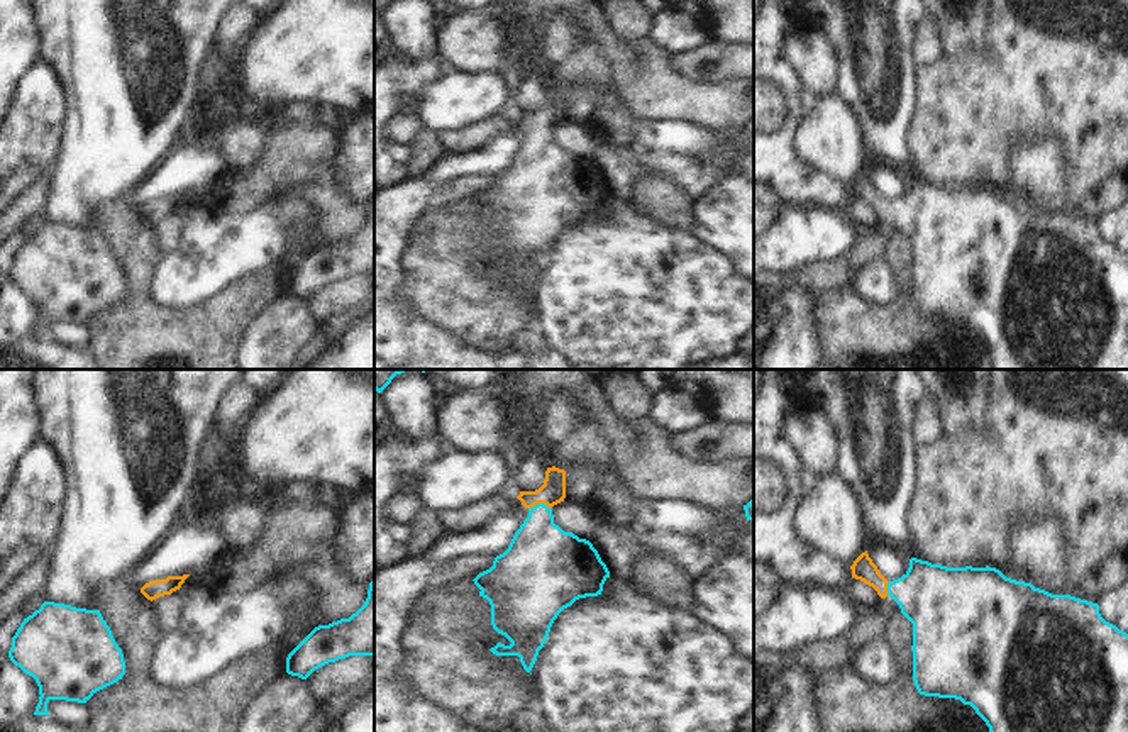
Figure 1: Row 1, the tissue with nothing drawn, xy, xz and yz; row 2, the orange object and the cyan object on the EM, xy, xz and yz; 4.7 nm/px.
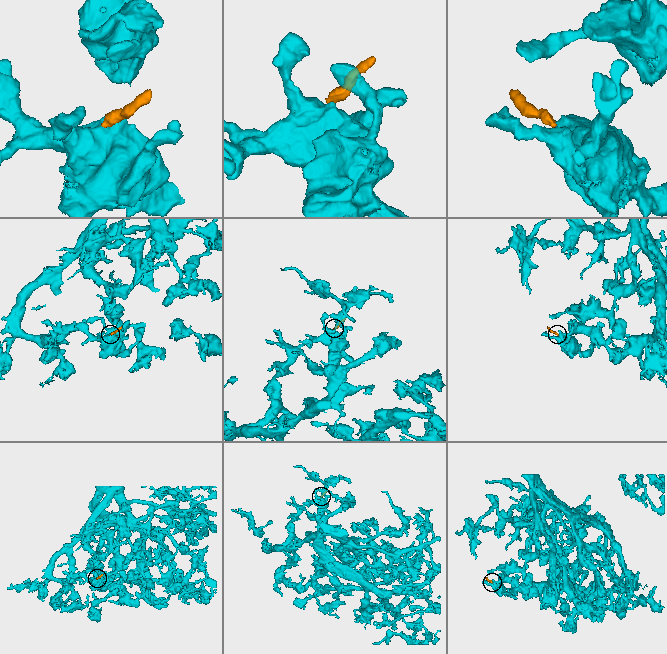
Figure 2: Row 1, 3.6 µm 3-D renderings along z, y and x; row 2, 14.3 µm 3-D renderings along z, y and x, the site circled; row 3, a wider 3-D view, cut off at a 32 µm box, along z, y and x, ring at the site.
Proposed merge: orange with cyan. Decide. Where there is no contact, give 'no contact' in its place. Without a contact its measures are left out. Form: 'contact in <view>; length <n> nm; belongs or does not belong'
contact in xz; length 110 nm; belongs

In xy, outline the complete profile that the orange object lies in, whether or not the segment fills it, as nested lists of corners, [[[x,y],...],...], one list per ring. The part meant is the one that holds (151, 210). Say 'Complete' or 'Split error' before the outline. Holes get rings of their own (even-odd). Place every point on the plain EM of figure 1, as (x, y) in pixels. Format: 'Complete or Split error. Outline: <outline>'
Complete. Outline: [[[183,195],[183,197],[168,197],[166,200],[156,200],[156,202],[149,202],[141,208],[141,214],[147,219],[147,220],[156,220],[159,217],[164,215],[171,215],[173,212],[180,210],[181,205],[185,203],[185,200],[190,195]]]

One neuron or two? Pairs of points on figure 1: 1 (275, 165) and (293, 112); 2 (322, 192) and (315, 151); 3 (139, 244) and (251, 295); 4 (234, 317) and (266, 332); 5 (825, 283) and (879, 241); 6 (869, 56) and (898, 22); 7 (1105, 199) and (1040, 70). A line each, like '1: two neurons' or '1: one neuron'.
1: two neurons
2: two neurons
3: one neuron
4: two neurons
5: one neuron
6: one neuron
7: two neurons

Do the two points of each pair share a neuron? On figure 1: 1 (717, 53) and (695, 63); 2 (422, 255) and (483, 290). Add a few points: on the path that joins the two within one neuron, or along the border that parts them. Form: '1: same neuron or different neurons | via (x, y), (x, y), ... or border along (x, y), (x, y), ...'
1: same neuron | via (712, 58), (700, 61)
2: same neuron | via (437, 270), (458, 290), (468, 290)

